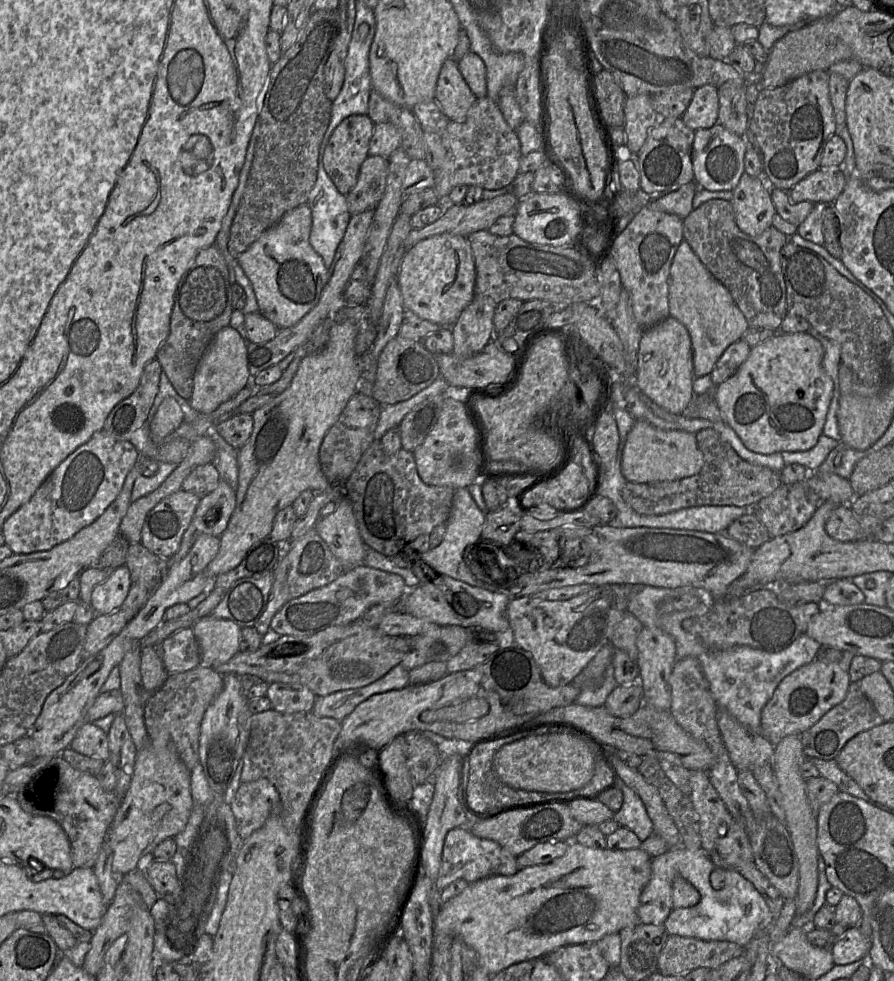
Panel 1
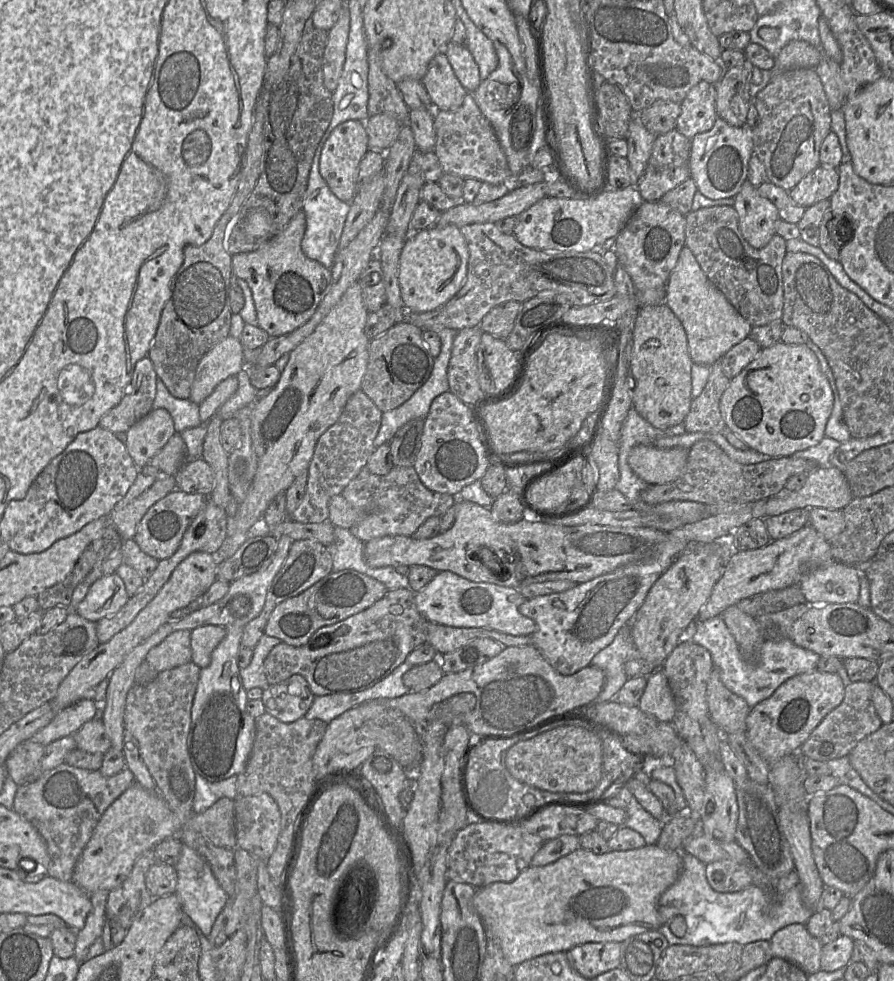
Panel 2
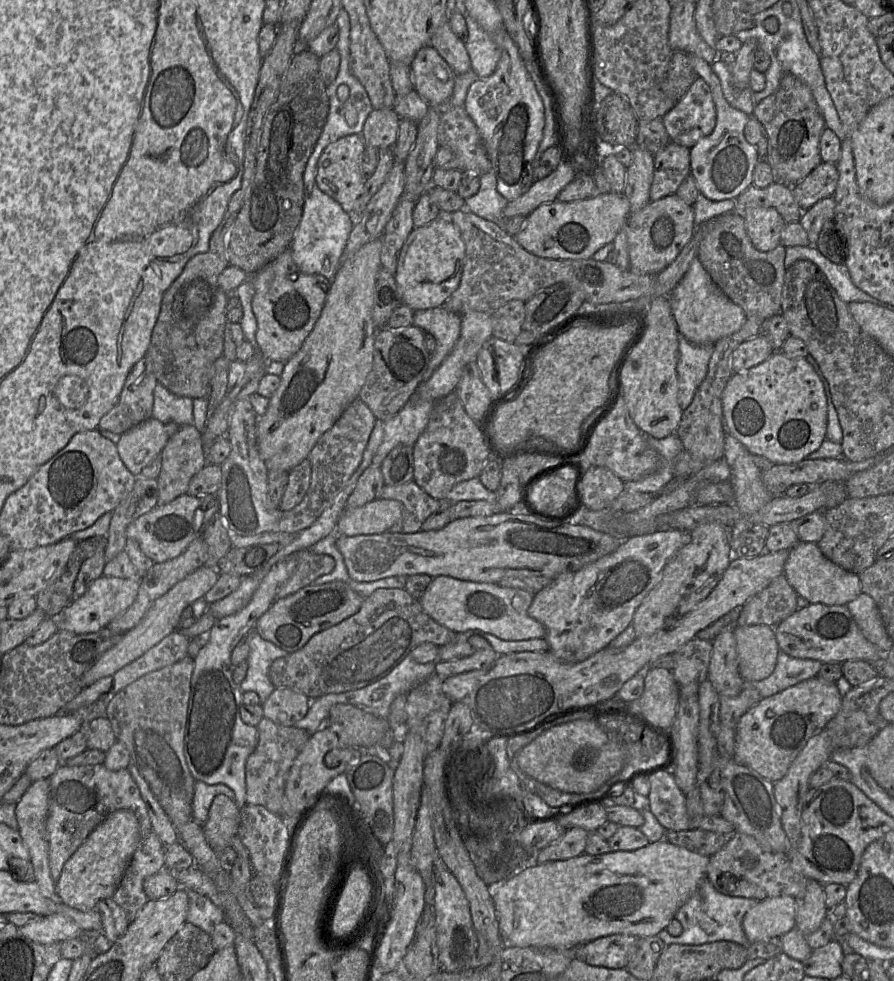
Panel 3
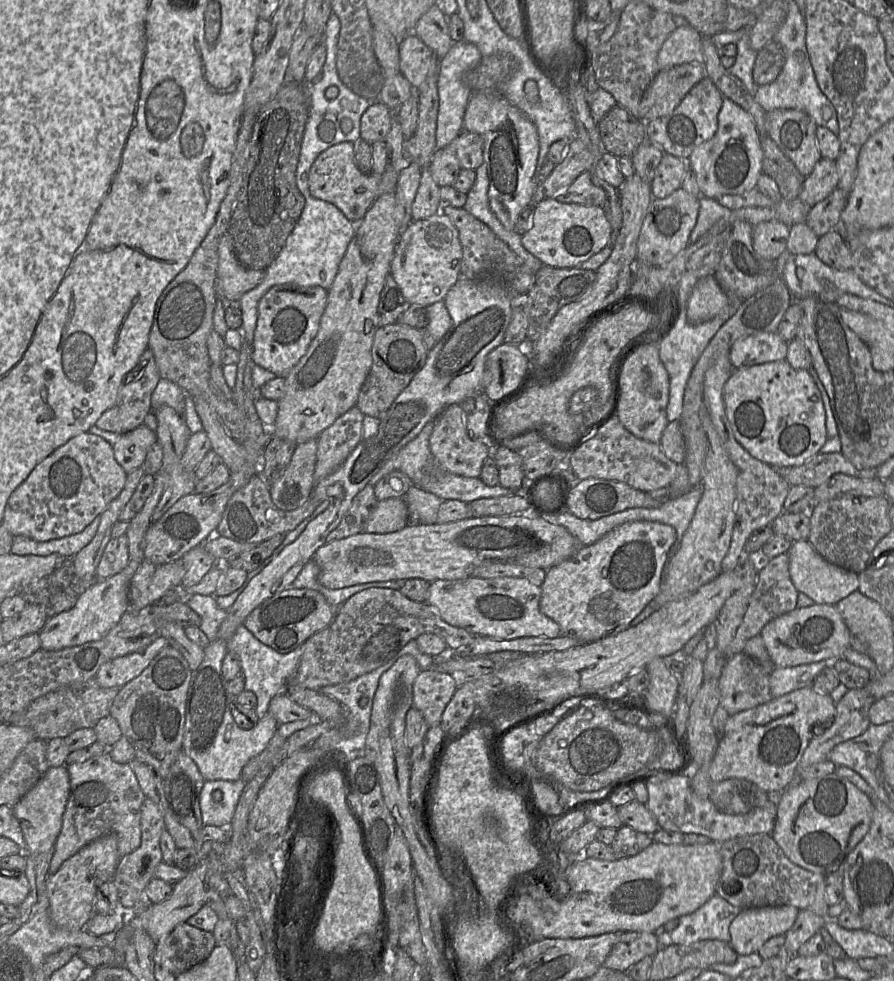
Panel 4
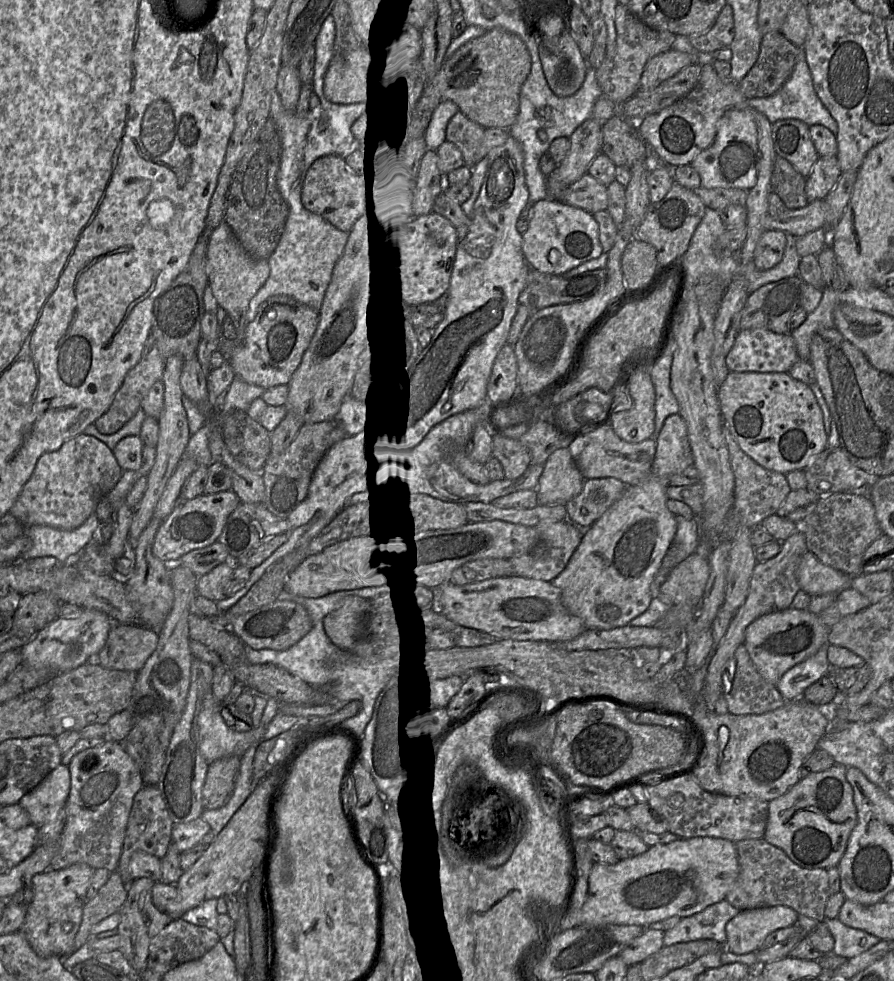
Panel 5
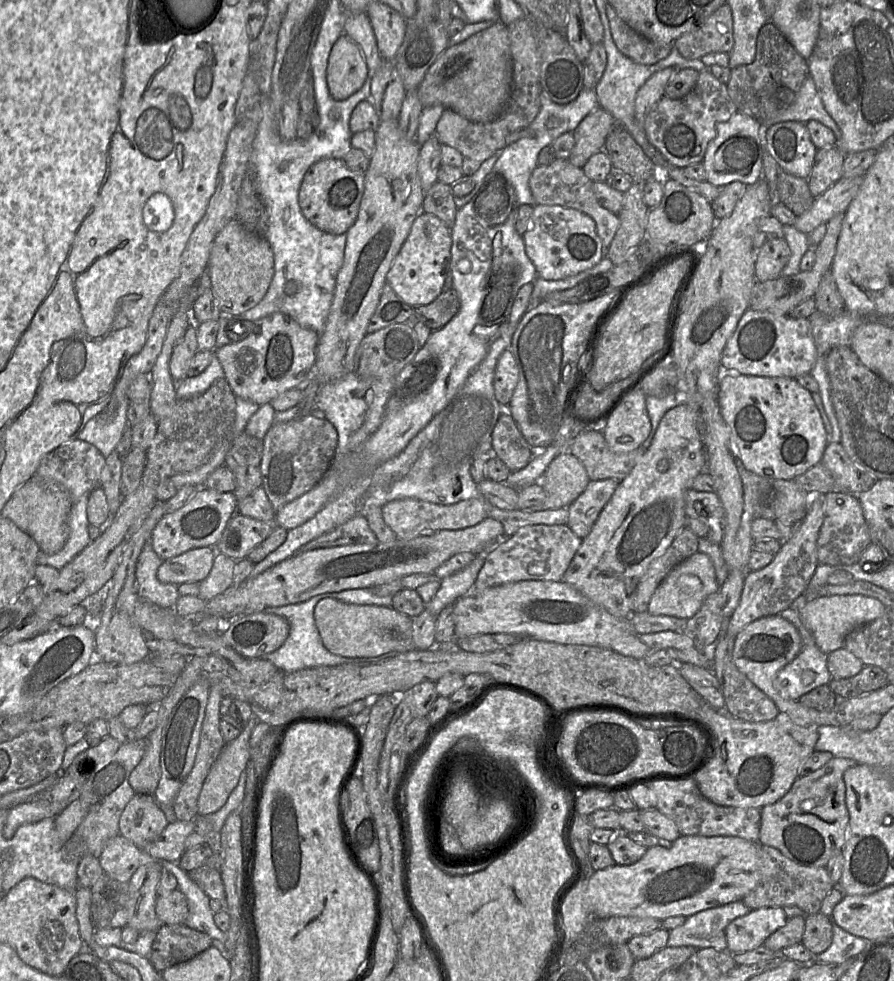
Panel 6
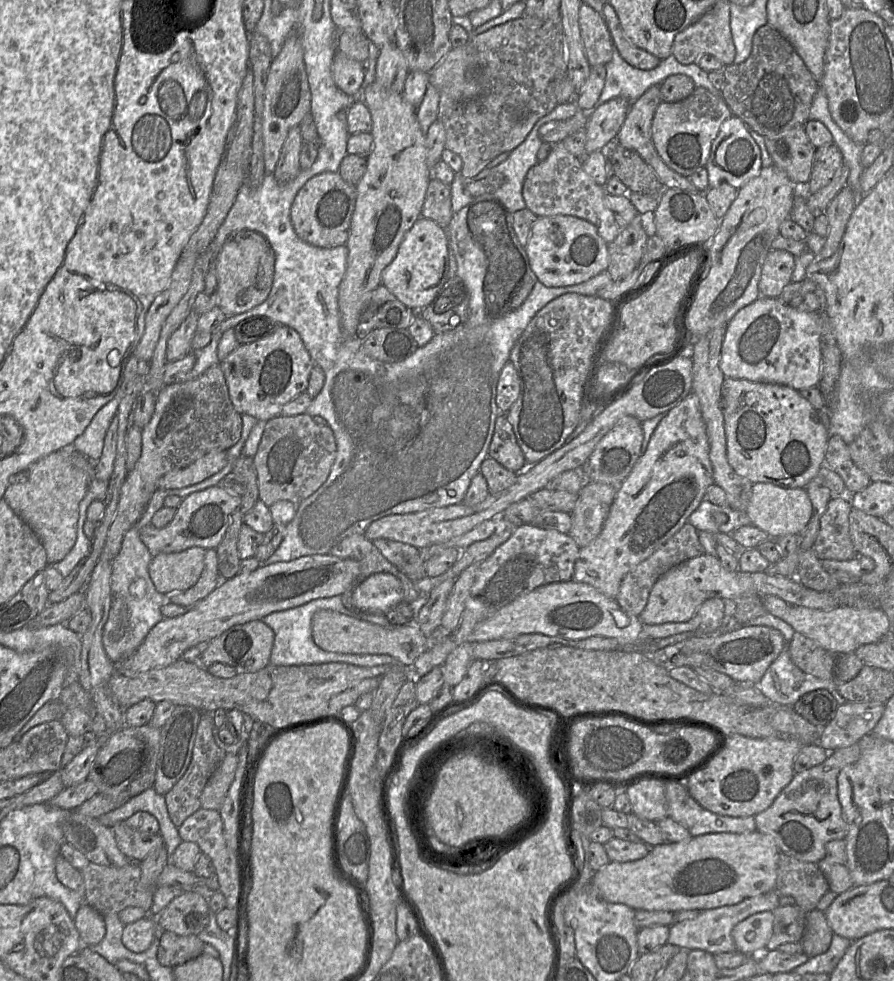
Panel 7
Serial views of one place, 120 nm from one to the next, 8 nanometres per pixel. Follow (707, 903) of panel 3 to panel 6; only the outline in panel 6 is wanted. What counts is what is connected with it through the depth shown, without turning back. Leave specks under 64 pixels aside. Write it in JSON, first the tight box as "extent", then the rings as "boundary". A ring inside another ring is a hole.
{"extent":[667,901,749,951],"boundary":[[[736,901],[697,912],[687,917],[684,924],[669,931],[667,946],[693,946],[697,949],[728,951],[726,926],[749,911],[742,901]]]}

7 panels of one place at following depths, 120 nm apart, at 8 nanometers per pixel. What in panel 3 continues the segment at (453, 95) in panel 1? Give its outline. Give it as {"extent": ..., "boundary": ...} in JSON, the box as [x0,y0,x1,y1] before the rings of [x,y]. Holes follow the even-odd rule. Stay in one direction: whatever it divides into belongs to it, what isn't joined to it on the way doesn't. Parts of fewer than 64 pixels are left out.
{"extent":[411,46,455,108],"boundary":[[[432,46],[422,47],[411,62],[414,90],[430,106],[445,108],[452,96],[455,74]]]}

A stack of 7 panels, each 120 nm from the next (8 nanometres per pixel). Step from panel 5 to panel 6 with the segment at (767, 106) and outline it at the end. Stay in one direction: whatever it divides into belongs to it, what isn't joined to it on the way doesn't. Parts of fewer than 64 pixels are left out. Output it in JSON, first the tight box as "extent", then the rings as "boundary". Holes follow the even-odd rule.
{"extent":[762,76,841,147],"boundary":[[[808,76],[803,82],[794,102],[786,110],[780,113],[777,117],[769,121],[764,121],[762,124],[763,127],[766,127],[784,121],[797,121],[797,122],[807,123],[811,120],[818,121],[821,124],[828,127],[833,132],[837,140],[837,147],[838,147],[838,141],[841,139],[841,132],[835,121],[825,110],[812,77]]]}

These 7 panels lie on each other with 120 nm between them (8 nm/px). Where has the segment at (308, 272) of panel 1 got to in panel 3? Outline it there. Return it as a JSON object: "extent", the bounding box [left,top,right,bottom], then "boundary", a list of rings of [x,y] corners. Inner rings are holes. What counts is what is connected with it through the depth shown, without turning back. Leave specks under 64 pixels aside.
{"extent":[218,248,331,362],"boundary":[[[290,248],[254,274],[247,274],[238,267],[228,265],[219,275],[218,284],[229,296],[243,282],[250,281],[254,288],[252,310],[257,321],[256,342],[262,355],[271,361],[287,362],[302,346],[312,331],[329,292],[331,280],[320,274],[301,272],[291,256]]]}

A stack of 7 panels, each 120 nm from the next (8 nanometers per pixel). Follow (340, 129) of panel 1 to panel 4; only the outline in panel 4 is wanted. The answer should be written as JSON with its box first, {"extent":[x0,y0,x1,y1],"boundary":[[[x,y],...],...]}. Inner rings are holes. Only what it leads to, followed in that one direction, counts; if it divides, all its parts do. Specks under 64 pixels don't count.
{"extent":[308,142,398,224],"boundary":[[[341,142],[316,157],[309,170],[308,187],[314,198],[335,205],[349,221],[358,224],[377,196],[395,192],[398,175],[389,162],[382,174],[362,173],[355,163],[354,144]]]}

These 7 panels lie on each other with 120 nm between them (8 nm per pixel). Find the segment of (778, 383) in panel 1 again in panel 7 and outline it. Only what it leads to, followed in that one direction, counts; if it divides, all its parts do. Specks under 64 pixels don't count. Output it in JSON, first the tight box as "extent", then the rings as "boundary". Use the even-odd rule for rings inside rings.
{"extent":[722,377,829,488],"boundary":[[[725,377],[722,409],[727,441],[727,458],[735,472],[753,484],[771,483],[783,488],[805,488],[825,464],[829,433],[811,403],[789,386]]]}

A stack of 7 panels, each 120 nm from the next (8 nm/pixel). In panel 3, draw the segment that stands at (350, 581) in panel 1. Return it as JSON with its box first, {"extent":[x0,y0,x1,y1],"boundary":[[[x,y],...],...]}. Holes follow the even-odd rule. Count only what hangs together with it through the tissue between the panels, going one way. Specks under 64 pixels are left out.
{"extent":[254,581,364,653],"boundary":[[[334,581],[305,586],[287,597],[276,599],[257,620],[254,630],[265,640],[288,653],[301,649],[310,638],[357,613],[364,597],[350,588],[348,583]]]}

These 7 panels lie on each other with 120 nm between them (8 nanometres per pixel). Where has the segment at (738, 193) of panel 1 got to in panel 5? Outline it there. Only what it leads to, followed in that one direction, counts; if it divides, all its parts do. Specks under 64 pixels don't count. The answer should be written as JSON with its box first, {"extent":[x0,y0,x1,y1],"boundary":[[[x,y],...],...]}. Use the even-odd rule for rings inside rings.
{"extent":[754,230,786,270],"boundary":[[[766,230],[760,236],[754,250],[754,265],[758,270],[769,270],[783,258],[786,247],[786,233],[780,230]]]}

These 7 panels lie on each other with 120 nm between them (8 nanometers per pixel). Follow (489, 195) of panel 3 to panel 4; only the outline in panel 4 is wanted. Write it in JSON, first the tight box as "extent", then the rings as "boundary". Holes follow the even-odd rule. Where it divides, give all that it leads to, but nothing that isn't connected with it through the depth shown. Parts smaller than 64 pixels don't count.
{"extent":[463,163,543,273],"boundary":[[[483,163],[475,172],[476,180],[473,187],[467,193],[467,201],[463,209],[486,224],[502,241],[504,241],[525,266],[530,269],[530,273],[536,273],[543,266],[542,262],[522,246],[522,235],[519,235],[515,231],[507,230],[489,207],[487,195],[489,179],[486,165]]]}

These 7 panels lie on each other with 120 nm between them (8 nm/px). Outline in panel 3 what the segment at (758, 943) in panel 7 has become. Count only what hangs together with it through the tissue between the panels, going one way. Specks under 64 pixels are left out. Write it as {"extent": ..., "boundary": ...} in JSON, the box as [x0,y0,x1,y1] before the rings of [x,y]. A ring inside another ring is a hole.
{"extent":[743,896,796,943],"boundary":[[[791,896],[759,901],[744,915],[743,930],[749,943],[780,938],[796,925],[796,902]]]}

